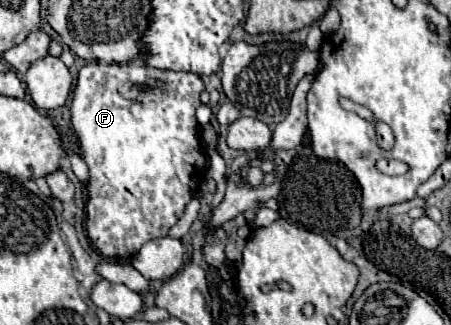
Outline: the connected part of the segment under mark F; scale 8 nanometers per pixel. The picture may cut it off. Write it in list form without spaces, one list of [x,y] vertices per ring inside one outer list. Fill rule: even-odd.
[[[89,63],[81,67],[71,99],[71,125],[81,145],[81,157],[89,167],[85,229],[89,241],[103,257],[133,257],[147,241],[165,237],[183,215],[185,205],[199,187],[205,163],[195,119],[203,91],[205,83],[201,77],[185,71],[159,71],[135,63]]]

